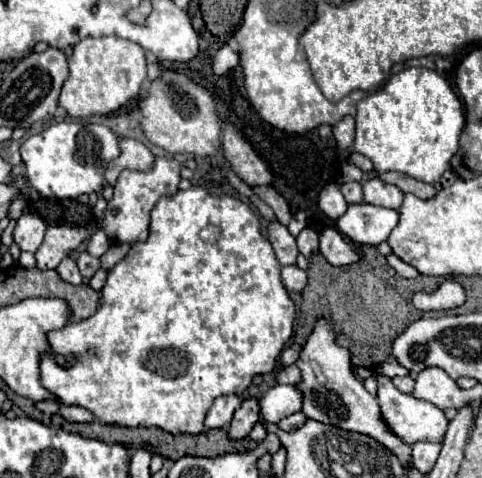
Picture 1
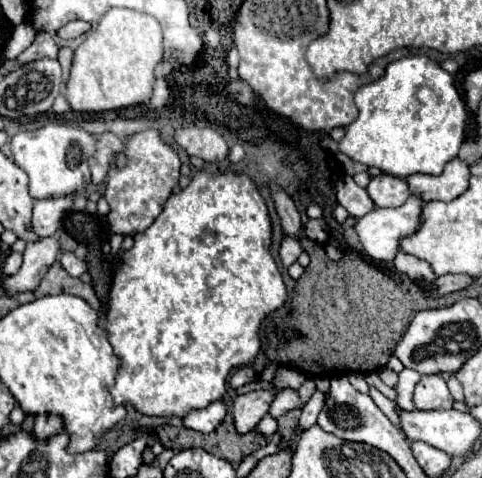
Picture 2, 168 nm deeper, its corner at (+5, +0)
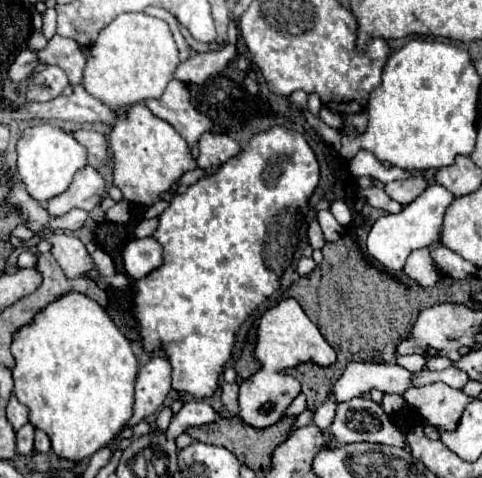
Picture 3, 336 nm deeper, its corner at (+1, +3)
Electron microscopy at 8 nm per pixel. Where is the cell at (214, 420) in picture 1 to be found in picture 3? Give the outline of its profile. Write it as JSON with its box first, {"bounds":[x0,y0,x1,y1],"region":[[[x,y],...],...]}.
{"bounds":[167,401,217,439],"region":[[[187,401],[181,411],[173,417],[169,429],[167,429],[167,439],[177,439],[187,427],[199,427],[213,423],[217,419],[217,411],[207,403],[207,401]]]}

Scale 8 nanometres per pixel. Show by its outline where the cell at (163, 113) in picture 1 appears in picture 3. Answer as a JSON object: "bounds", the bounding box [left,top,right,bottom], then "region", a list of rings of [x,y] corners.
{"bounds":[197,133,239,169],"region":[[[203,133],[199,139],[199,157],[197,157],[197,167],[209,169],[209,167],[219,167],[227,159],[235,157],[239,153],[237,141],[233,141],[225,133]]]}

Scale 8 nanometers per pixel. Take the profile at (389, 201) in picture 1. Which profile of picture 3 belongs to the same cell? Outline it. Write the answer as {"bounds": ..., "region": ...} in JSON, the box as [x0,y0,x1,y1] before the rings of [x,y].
{"bounds":[385,177,427,205],"region":[[[413,177],[413,179],[403,179],[403,181],[391,181],[385,185],[385,193],[401,203],[407,205],[411,203],[411,199],[415,199],[415,195],[419,195],[419,191],[423,191],[423,187],[427,187],[427,181],[423,177]]]}

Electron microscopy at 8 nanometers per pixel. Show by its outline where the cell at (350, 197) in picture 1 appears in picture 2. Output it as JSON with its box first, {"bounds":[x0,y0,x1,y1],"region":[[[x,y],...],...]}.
{"bounds":[337,176,375,218],"region":[[[347,176],[345,180],[341,180],[337,184],[337,202],[343,208],[347,208],[351,216],[357,216],[357,218],[361,218],[363,214],[367,214],[375,208],[375,204],[371,202],[371,196],[367,194],[367,190],[357,186],[351,176]]]}

